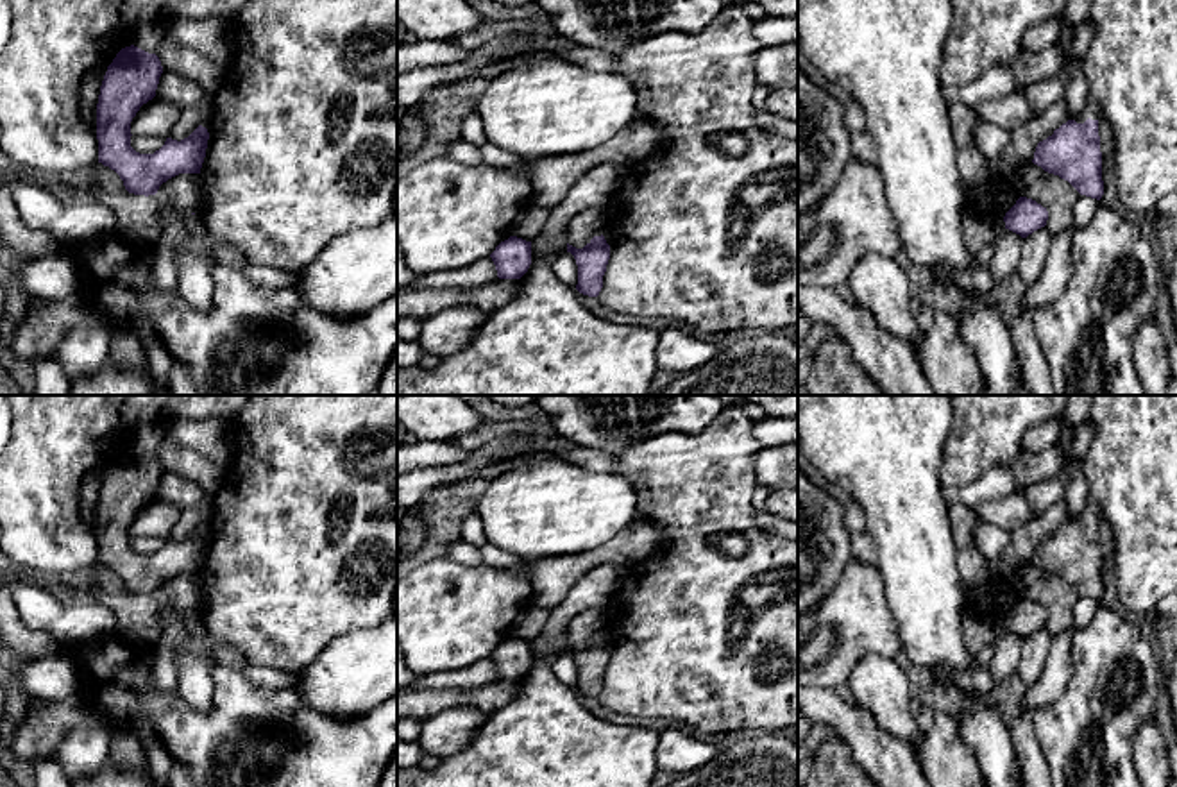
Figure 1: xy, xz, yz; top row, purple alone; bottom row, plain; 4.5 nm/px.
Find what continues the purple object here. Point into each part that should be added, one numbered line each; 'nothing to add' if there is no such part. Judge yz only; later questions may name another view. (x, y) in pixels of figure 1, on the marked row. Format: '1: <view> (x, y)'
1: yz (1092, 110)

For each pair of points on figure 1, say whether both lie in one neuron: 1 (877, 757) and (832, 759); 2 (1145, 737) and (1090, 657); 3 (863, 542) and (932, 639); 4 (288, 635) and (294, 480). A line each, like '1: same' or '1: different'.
1: different
2: different
3: different
4: same

